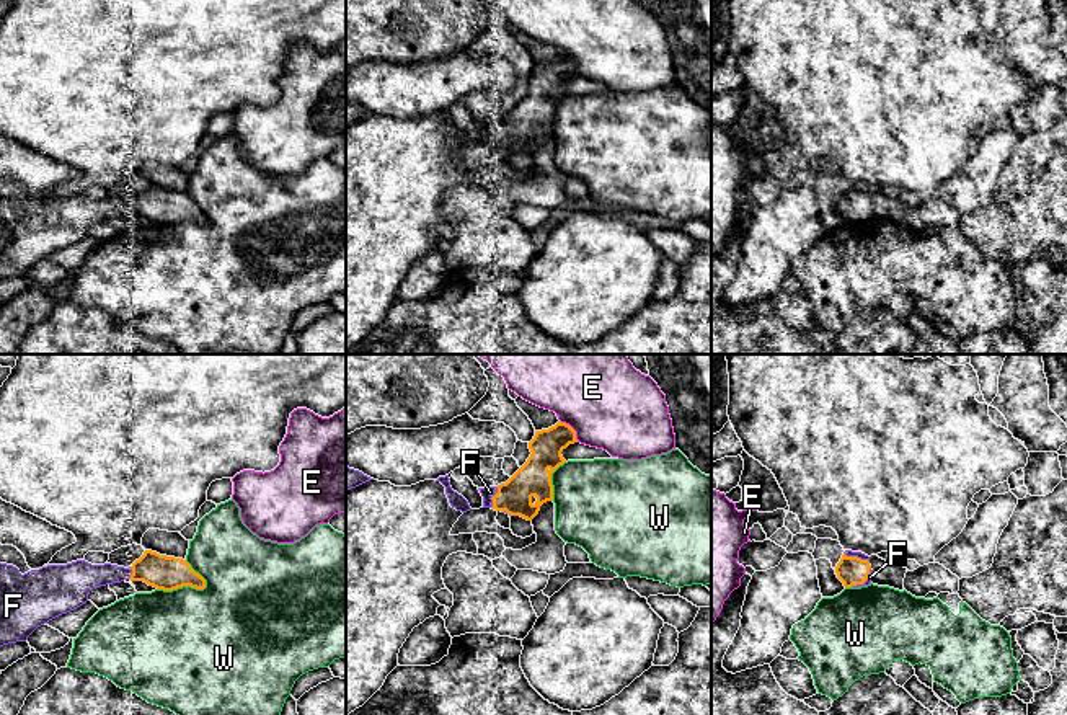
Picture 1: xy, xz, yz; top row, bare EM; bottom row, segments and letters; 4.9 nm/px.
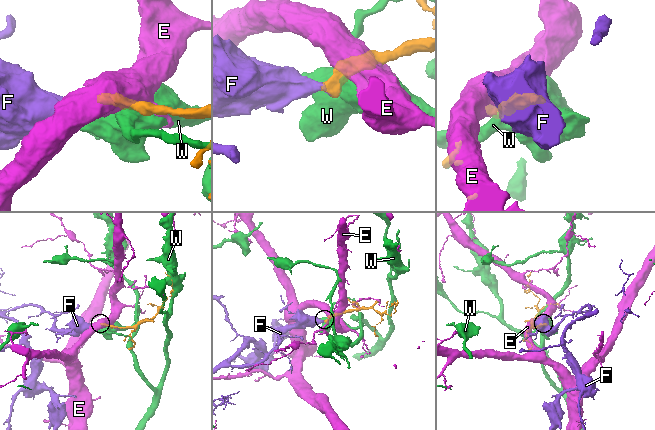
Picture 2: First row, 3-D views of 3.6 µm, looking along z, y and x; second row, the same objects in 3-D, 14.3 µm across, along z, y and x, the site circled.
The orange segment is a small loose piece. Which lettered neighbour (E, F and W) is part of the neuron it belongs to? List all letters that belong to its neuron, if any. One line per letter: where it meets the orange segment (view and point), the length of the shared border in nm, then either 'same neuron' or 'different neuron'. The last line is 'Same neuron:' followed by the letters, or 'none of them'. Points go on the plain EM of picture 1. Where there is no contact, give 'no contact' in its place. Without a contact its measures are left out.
E: meets orange in xz at (573, 64); contact 140 nm long; different neuron
F: meets orange in xz at (493, 131); contact 110 nm long; same neuron
W: meets orange in xy at (183, 219); contact 260 nm long; different neuron
Same neuron: F

